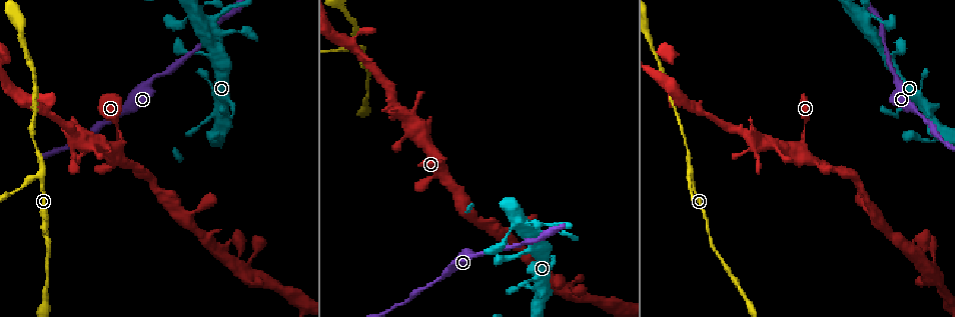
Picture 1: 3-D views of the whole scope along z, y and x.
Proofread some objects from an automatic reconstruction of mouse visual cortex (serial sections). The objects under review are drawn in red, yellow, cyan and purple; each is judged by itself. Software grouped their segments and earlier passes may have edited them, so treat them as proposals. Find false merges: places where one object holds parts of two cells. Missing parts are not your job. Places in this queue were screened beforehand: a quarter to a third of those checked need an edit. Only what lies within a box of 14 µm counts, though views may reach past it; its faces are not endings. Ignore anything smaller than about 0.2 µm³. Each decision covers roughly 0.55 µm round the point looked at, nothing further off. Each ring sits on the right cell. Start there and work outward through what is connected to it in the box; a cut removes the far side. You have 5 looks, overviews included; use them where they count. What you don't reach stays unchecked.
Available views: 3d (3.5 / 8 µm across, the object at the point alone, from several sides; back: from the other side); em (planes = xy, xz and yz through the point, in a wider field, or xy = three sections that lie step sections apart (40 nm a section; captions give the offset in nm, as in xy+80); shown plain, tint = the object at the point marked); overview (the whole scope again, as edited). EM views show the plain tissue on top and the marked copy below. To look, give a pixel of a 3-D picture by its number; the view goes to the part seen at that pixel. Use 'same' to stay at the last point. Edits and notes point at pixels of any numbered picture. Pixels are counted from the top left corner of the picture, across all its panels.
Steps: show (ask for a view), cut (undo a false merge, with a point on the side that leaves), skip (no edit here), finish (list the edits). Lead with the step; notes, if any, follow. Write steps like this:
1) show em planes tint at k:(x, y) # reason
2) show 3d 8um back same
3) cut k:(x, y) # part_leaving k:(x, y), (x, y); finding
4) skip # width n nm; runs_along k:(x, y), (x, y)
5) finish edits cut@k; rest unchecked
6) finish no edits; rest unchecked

show 3d 3.5um at 1:(530, 229) # thick turns thin

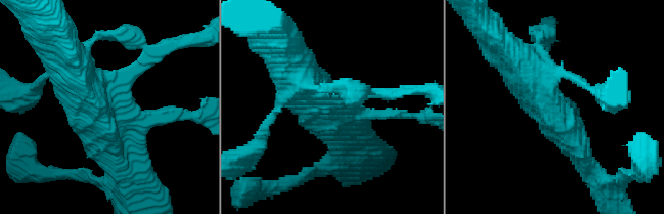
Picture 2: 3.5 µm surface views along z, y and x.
show em xy step 1 tint at 2:(332, 101) # shape alone is not enough

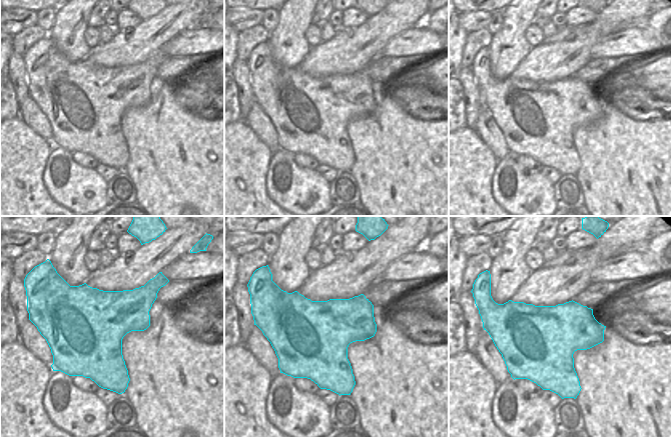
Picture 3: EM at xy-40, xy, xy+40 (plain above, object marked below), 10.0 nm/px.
skip # runs_along 2:(565, 129), (537, 80), (493, 34); one cell here

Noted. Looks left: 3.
show 3d 8um at 1:(804, 129) # thin neck

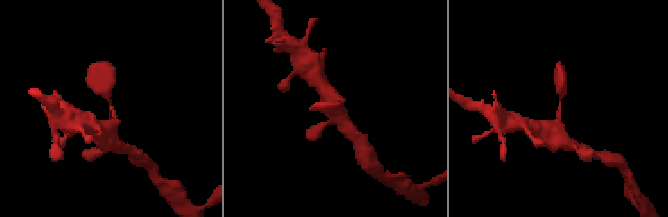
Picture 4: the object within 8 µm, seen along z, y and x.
show 3d 3.5um back at 4:(558, 106)

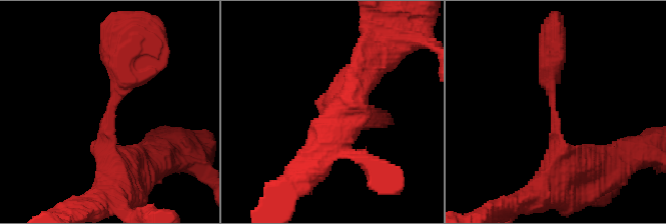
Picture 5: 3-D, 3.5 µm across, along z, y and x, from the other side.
skip # one cell here

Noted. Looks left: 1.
finish no edits; rest unchecked

